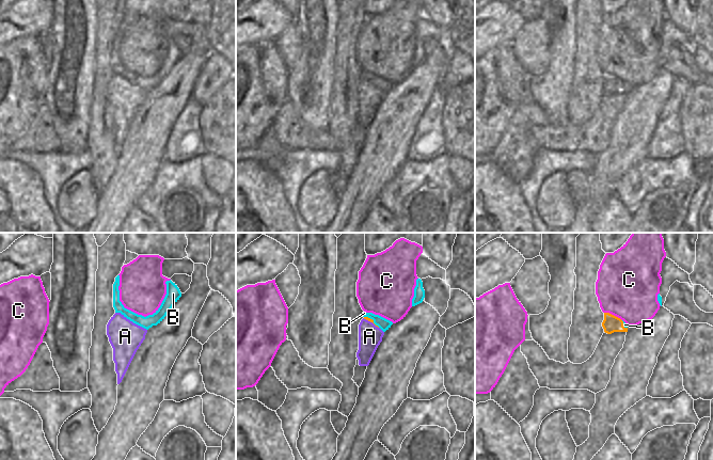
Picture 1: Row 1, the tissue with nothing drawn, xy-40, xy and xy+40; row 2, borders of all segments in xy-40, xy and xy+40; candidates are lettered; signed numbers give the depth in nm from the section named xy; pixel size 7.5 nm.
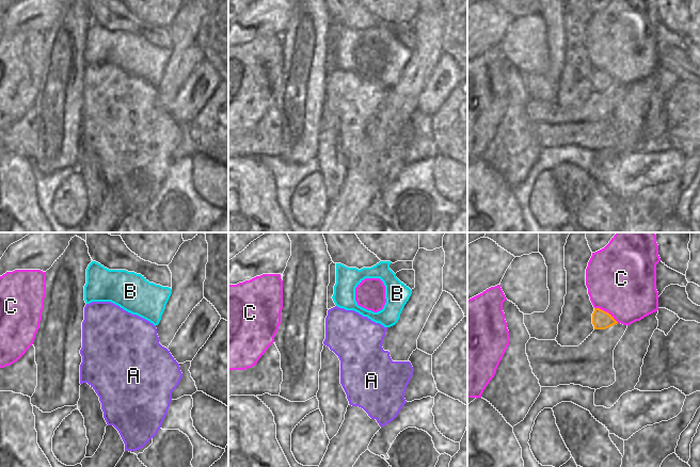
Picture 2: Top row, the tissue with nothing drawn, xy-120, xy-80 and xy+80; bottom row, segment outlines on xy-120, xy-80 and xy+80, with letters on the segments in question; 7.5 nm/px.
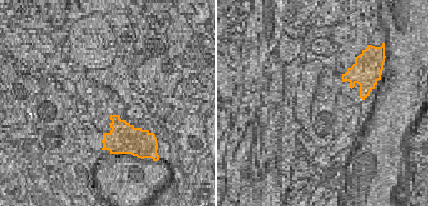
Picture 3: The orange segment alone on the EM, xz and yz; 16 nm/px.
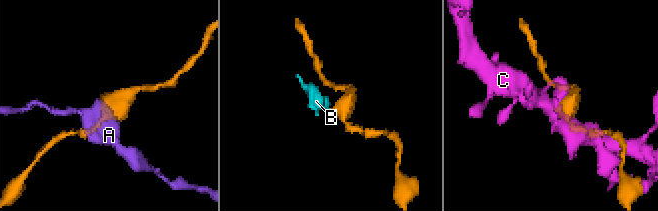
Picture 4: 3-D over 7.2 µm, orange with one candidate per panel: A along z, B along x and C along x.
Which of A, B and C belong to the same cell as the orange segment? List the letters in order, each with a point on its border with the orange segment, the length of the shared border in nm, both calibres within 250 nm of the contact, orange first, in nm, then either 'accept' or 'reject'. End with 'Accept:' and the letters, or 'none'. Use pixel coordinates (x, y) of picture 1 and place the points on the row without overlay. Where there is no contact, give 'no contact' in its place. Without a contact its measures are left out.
A: meets orange in xy at (370, 82); contact 140 nm long; 20 nm thick on the orange side, 180 nm on the other; reject
B: meets orange in xy at (373, 81); contact 150 nm long; 20 nm thick on the orange side, 90 nm on the other; reject
C: meets orange in xy+40 at (613, 76); contact 150 nm long; 130 nm thick on the orange side, 460 nm on the other; reject
Accept: none

